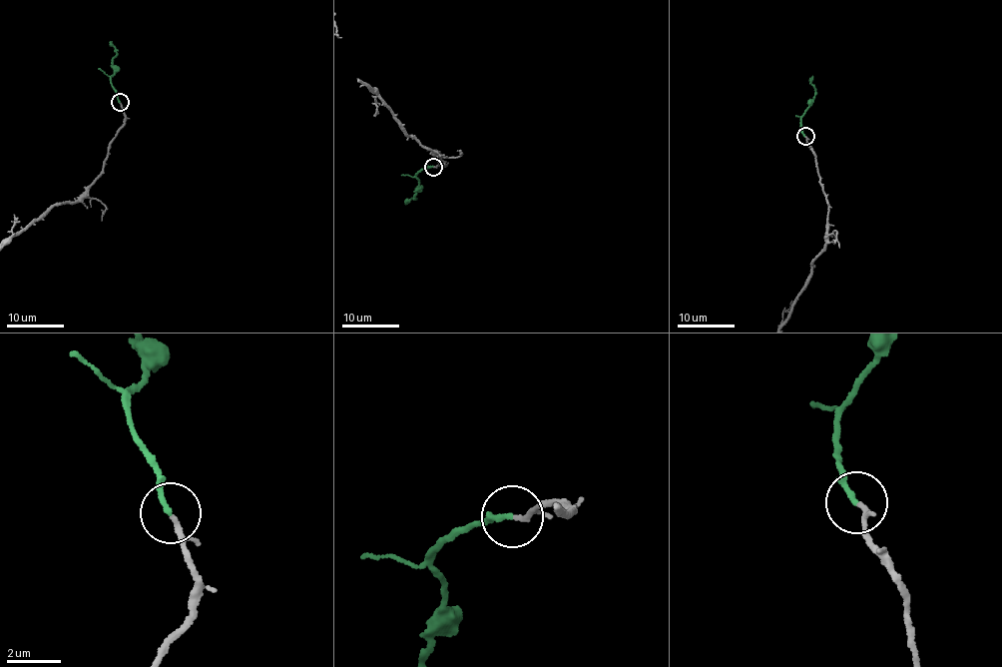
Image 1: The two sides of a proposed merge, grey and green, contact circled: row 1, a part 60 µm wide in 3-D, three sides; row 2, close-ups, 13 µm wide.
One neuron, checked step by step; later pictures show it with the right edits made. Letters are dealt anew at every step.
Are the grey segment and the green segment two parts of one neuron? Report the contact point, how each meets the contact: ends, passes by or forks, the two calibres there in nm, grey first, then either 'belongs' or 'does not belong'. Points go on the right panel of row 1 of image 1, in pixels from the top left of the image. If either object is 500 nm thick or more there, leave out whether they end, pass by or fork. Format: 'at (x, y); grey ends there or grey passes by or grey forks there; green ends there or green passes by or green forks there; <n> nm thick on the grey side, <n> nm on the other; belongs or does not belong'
at (805, 136); grey passes by; green ends there; 140 nm thick on the grey side, 190 nm on the other; belongs

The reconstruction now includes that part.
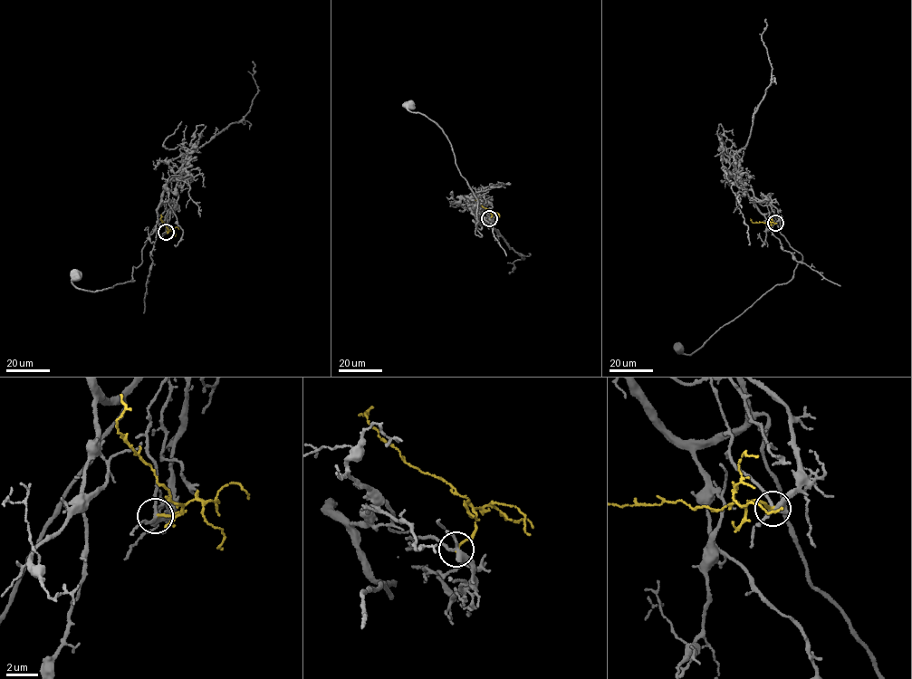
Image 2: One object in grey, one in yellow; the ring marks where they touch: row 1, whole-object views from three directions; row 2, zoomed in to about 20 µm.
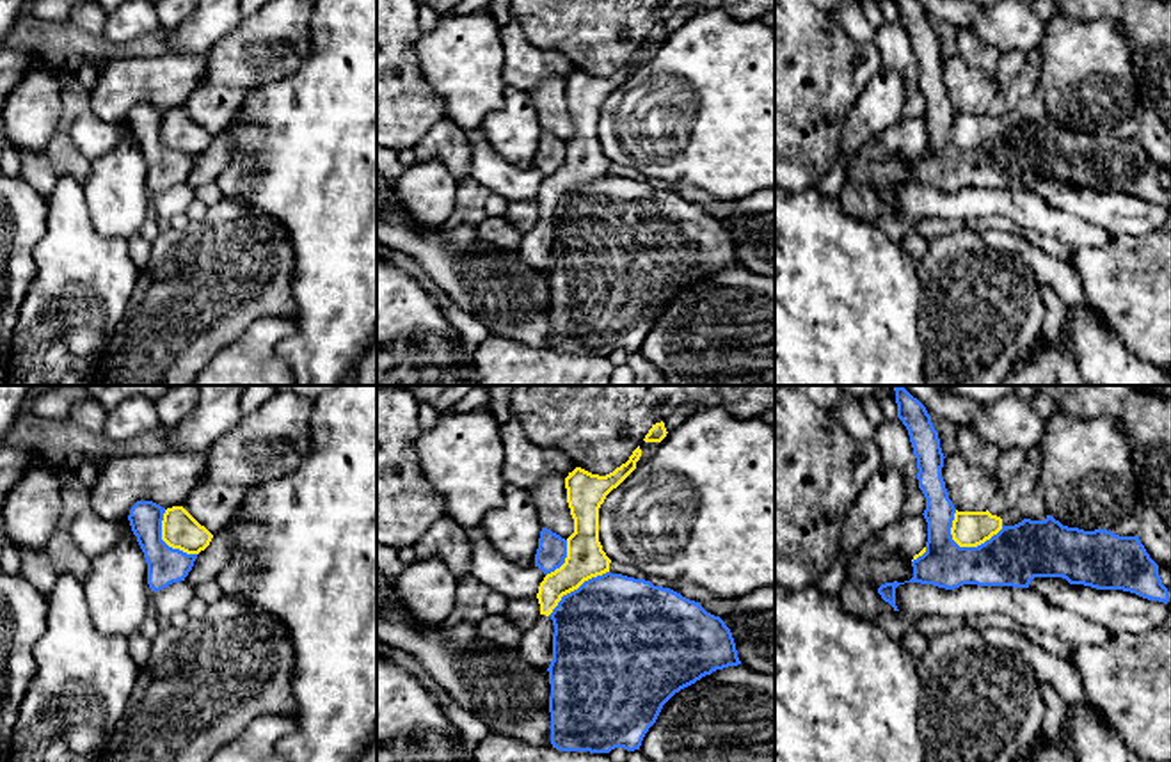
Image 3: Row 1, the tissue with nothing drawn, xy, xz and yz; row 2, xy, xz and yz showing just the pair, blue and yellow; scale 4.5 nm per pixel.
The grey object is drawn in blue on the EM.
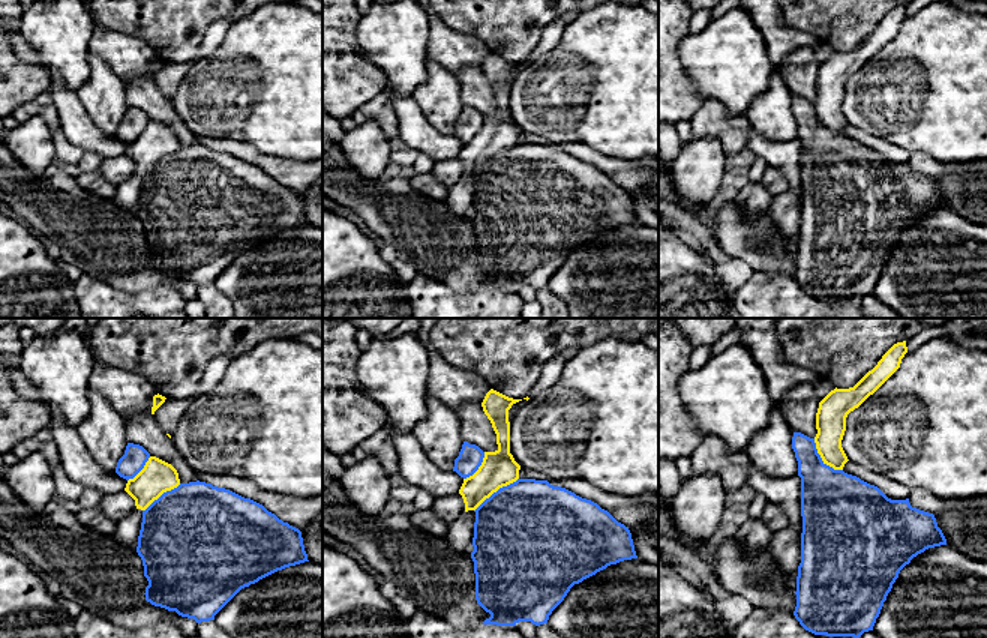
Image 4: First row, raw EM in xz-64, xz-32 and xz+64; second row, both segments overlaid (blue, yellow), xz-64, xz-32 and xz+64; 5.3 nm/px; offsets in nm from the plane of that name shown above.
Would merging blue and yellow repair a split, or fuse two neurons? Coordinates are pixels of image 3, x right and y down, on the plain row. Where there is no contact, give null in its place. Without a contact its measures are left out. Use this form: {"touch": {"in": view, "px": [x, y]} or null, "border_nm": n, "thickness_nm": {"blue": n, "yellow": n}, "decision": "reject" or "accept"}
{"touch": {"in": "yz", "px": [974, 150]}, "border_nm": 260, "thickness_nm": {"blue": 260, "yellow": 160}, "decision": "reject"}

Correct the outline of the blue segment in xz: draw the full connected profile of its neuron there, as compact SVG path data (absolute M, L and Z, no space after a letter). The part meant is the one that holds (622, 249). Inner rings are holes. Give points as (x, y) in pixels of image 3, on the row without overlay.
M611 174L592 179L585 183L578 192L563 197L549 218L554 227L553 263L547 270L549 286L551 286L551 298L549 298L551 346L560 353L609 355L615 350L624 350L627 353L640 352L645 336L656 325L663 307L675 295L695 286L702 279L711 277L716 272L741 266L732 234L720 218L707 215L700 208L700 204L689 202L670 190L654 188L650 183L645 183L645 181L634 181L634 179L611 176Z

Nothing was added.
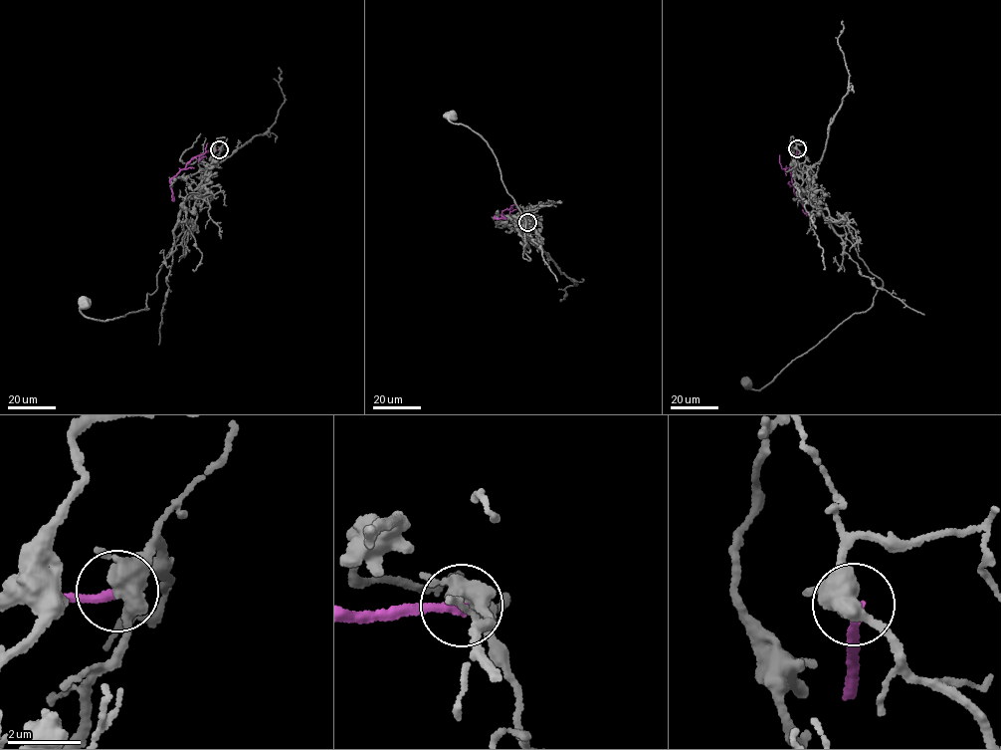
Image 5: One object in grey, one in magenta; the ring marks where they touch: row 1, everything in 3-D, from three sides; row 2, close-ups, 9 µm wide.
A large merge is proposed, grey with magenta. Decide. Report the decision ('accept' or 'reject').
reject

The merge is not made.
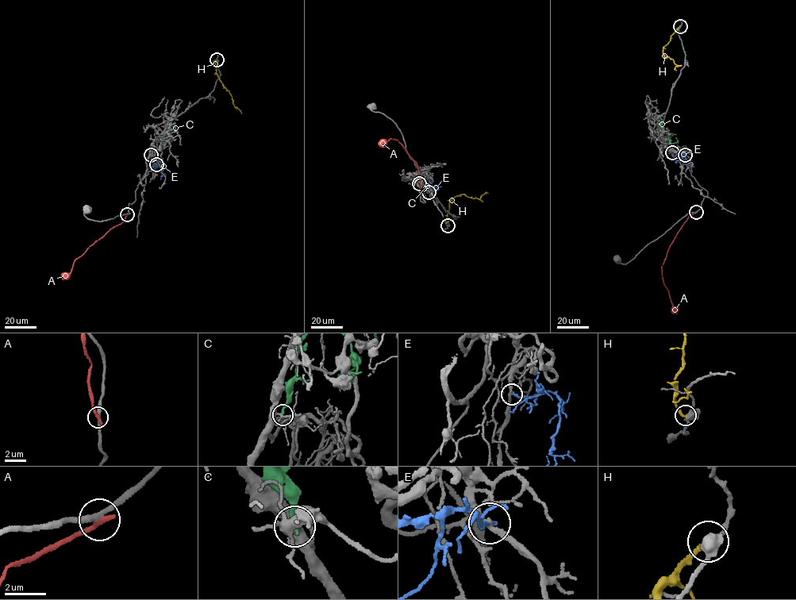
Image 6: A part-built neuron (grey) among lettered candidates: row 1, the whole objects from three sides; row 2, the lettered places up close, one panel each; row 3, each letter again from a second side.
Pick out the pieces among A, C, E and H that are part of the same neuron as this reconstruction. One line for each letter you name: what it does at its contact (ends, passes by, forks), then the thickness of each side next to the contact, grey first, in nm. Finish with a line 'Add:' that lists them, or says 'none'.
Add: none

